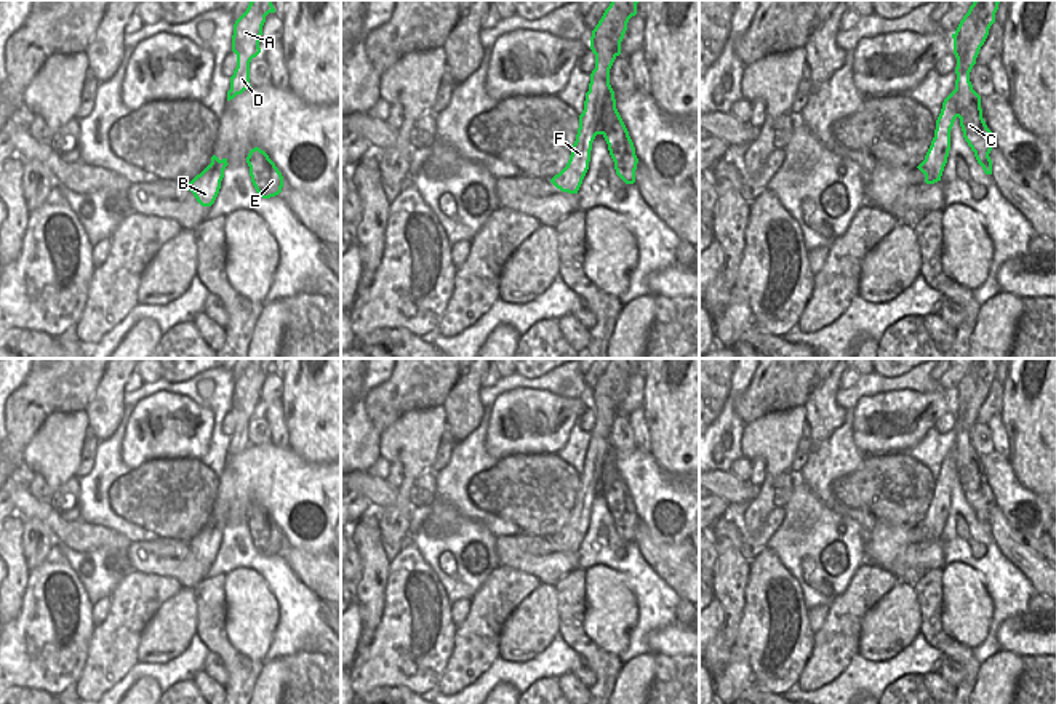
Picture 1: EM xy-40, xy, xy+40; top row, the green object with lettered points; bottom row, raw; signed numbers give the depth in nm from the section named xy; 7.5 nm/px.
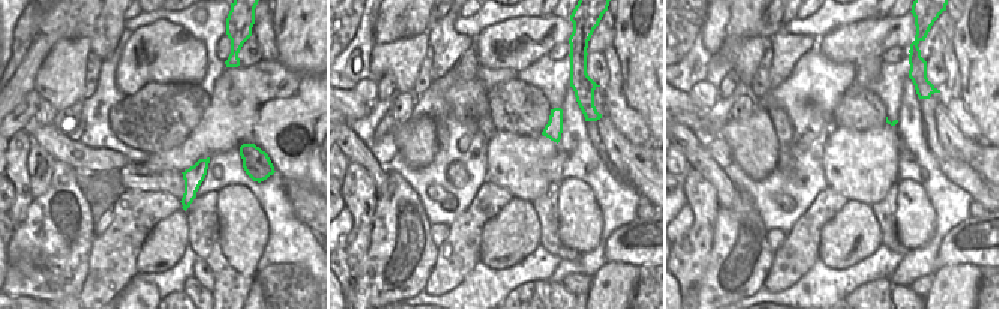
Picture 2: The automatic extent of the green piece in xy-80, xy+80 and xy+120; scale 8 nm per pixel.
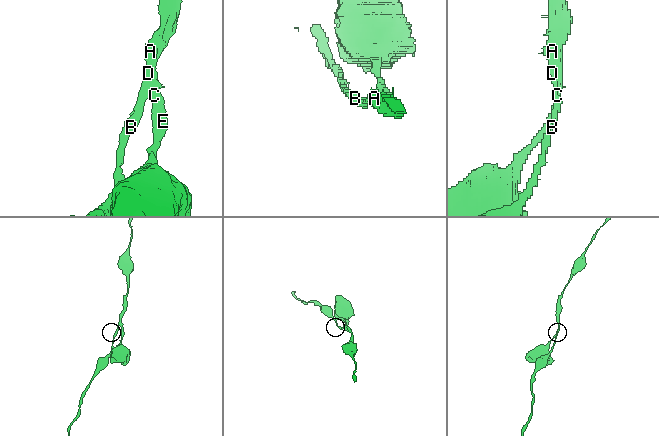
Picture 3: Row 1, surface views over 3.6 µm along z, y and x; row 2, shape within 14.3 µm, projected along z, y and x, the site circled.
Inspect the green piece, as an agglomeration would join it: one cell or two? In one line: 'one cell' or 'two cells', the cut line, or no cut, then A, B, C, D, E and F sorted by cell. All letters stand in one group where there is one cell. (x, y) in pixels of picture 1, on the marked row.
two cells; cut xy (589, 88), (604, 98), (602, 133); groups A C D E / B F

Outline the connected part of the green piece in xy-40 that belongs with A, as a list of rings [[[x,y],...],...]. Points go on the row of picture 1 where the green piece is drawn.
[[[251,0],[234,24],[232,51],[237,54],[237,67],[230,77],[230,90],[235,90],[237,94],[251,86],[250,62],[261,53],[259,38],[269,13],[275,13],[272,0]]]

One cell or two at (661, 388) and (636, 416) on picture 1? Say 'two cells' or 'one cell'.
two cells

